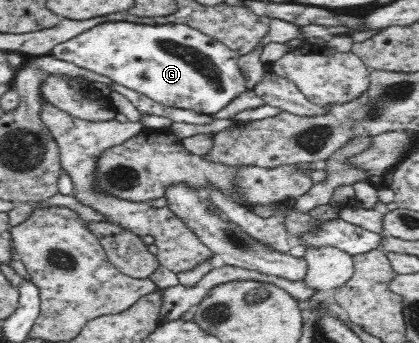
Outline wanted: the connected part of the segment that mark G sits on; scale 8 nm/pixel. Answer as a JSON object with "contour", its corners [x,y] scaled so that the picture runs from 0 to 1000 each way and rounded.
{"contour":[[[296,61],[255,64],[212,82],[203,96],[134,131],[122,157],[138,175],[169,181],[181,192],[258,224],[263,236],[279,239],[382,303],[461,321],[477,332],[508,338],[592,259],[587,227],[568,192],[568,169],[573,169],[568,152],[444,70],[358,76]]]}

